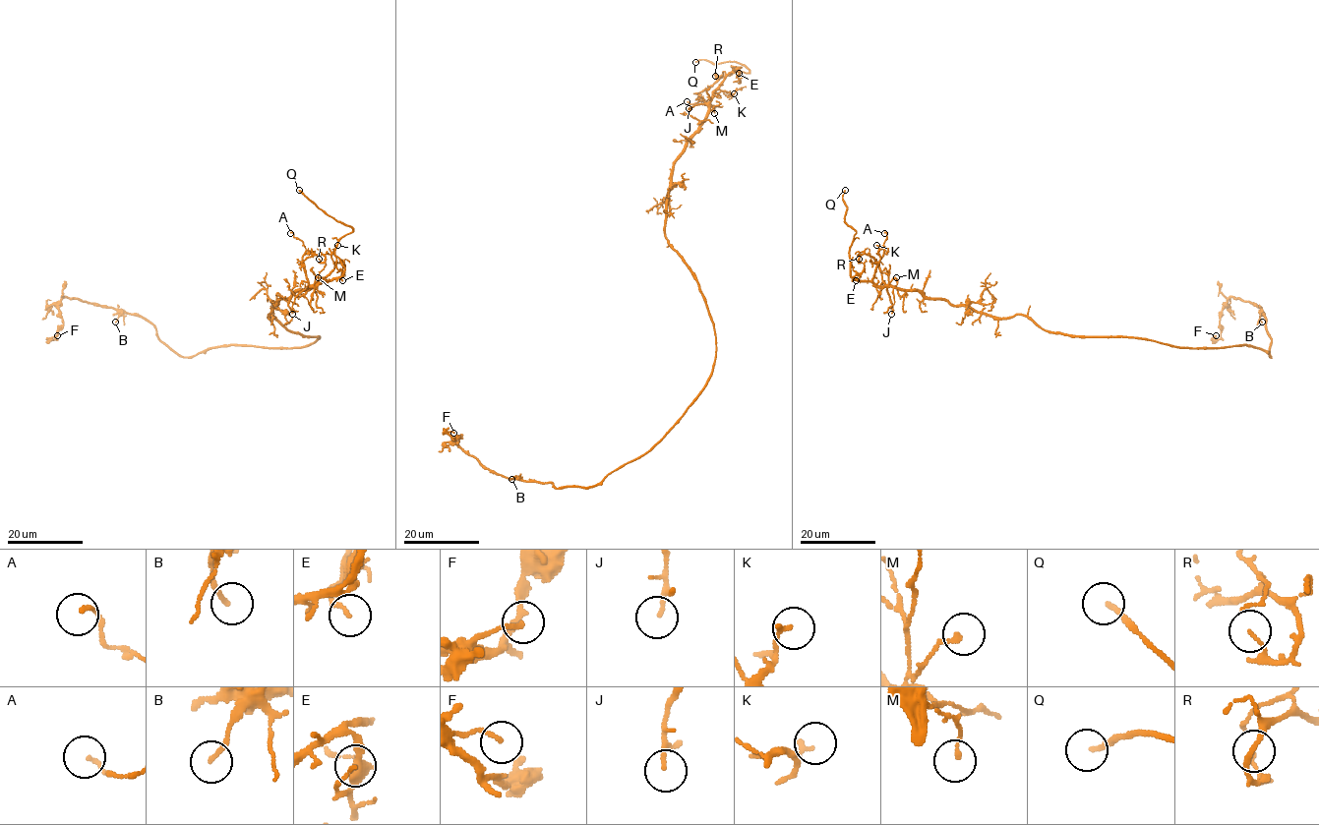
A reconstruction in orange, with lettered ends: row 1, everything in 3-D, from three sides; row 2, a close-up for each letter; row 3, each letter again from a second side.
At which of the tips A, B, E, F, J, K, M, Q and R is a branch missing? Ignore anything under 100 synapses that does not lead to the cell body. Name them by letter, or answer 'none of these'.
Q

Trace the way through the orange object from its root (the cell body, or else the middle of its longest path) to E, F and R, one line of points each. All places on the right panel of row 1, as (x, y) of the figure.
E: (1111, 336), (1049, 332), (1026, 316), (992, 319), (917, 291), (852, 277), (859, 274), (856, 280)
F: (1111, 336), (1187, 348), (1250, 345), (1270, 357), (1271, 337), (1257, 305), (1230, 296), (1216, 335)
R: (1111, 336), (1049, 332), (1026, 316), (992, 319), (917, 291), (889, 287), (869, 255), (859, 259)

